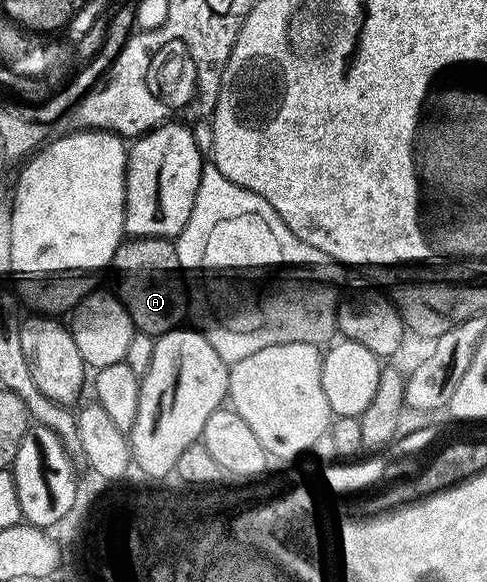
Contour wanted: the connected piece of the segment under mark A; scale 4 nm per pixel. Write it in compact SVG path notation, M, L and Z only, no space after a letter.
M129 237L122 240L115 251L111 273L117 276L115 292L125 305L125 310L131 315L134 330L138 333L149 333L154 339L162 333L178 328L189 309L189 301L185 298L185 281L183 270L179 263L176 244L163 237Z

